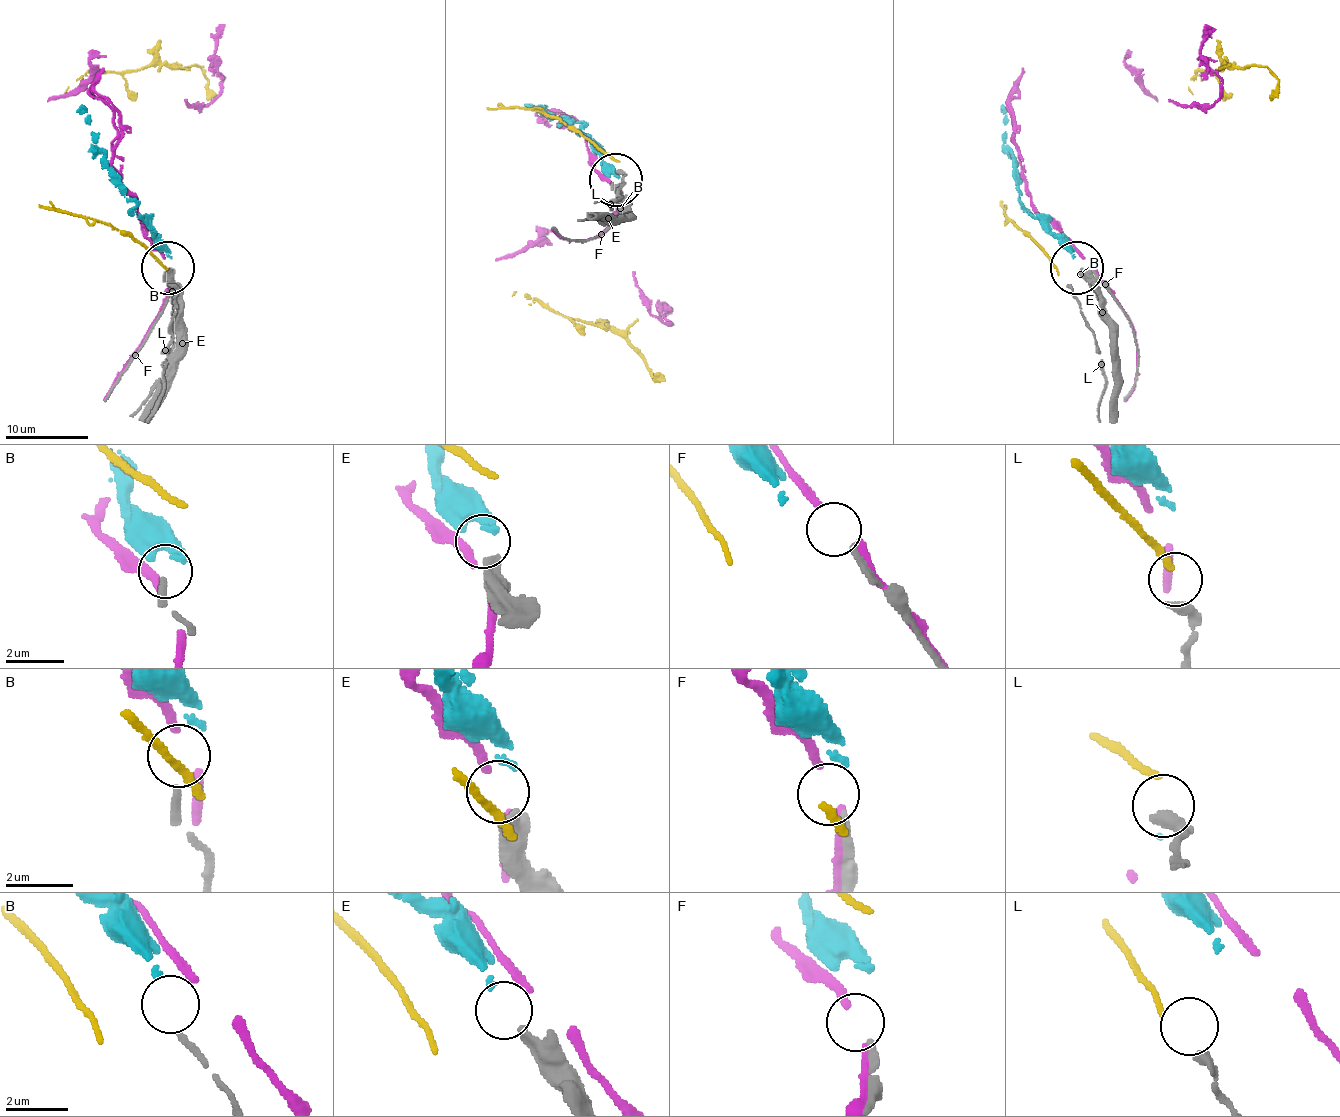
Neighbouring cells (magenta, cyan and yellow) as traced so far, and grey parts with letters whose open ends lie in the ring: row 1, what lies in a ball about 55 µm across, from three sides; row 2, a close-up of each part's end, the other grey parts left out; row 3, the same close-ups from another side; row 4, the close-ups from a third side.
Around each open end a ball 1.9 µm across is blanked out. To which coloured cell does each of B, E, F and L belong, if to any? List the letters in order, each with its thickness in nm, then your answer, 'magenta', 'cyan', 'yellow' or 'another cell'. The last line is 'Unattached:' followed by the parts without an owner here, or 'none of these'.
B: 200 nm | another cell
E: 300 nm | cyan
F: 200 nm | another cell
L: 360 nm | yellow
Unattached: B, F

